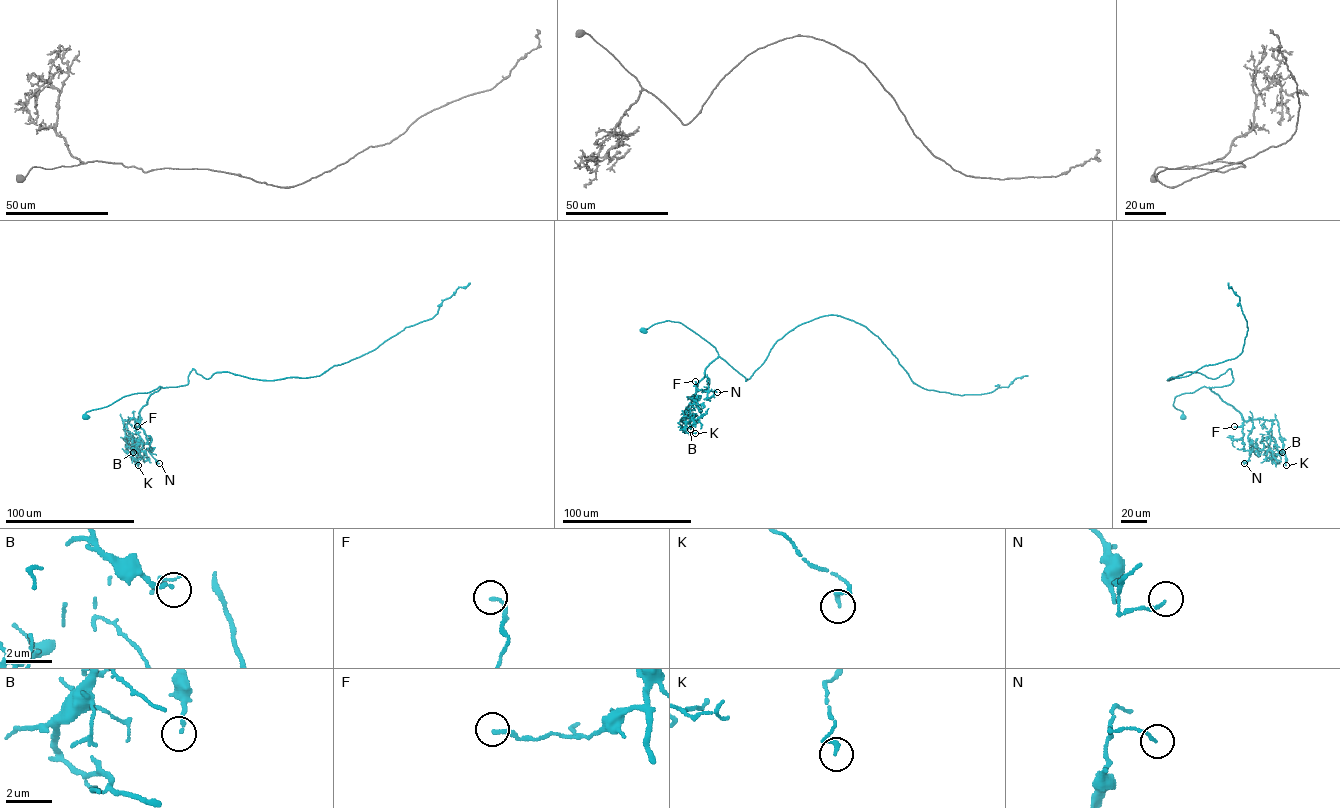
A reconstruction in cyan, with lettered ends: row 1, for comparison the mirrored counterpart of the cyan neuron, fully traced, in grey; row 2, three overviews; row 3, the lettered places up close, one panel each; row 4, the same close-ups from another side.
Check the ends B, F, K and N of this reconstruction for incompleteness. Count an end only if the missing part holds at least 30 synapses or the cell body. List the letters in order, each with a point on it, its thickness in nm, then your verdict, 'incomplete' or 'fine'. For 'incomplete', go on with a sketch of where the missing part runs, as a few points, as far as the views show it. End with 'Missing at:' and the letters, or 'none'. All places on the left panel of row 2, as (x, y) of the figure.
B: place (133, 452); calibre 150 nm; fine
F: place (137, 426); calibre 150 nm; fine
K: place (138, 465); calibre 190 nm; fine
N: place (159, 463); calibre 110 nm; fine
Missing at: none

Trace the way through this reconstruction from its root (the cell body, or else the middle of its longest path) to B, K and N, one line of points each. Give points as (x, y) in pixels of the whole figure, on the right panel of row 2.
B: (1183, 416), (1173, 406), (1174, 397), (1208, 387), (1245, 421), (1270, 420), (1271, 436), (1282, 452)
K: (1183, 416), (1183, 412), (1173, 406), (1174, 397), (1205, 386), (1231, 405), (1245, 421), (1276, 419), (1286, 465)
N: (1183, 416), (1183, 412), (1173, 406), (1174, 397), (1208, 387), (1241, 414), (1244, 448), (1250, 453), (1244, 463)

